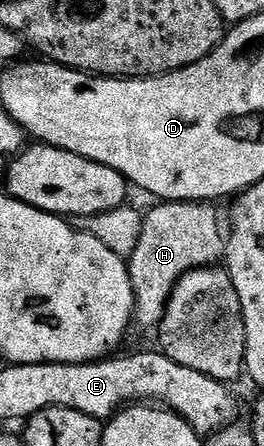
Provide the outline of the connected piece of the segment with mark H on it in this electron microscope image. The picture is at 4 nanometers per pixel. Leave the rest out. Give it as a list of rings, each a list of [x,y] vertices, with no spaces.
[[[162,201],[150,214],[144,215],[143,228],[139,232],[139,244],[135,244],[135,252],[131,252],[131,256],[127,259],[133,285],[133,317],[138,323],[146,322],[149,328],[158,326],[162,315],[165,314],[169,293],[172,292],[177,281],[188,270],[194,270],[200,266],[212,266],[222,257],[227,238],[223,230],[221,234],[221,218],[213,206],[216,205],[209,202]]]

